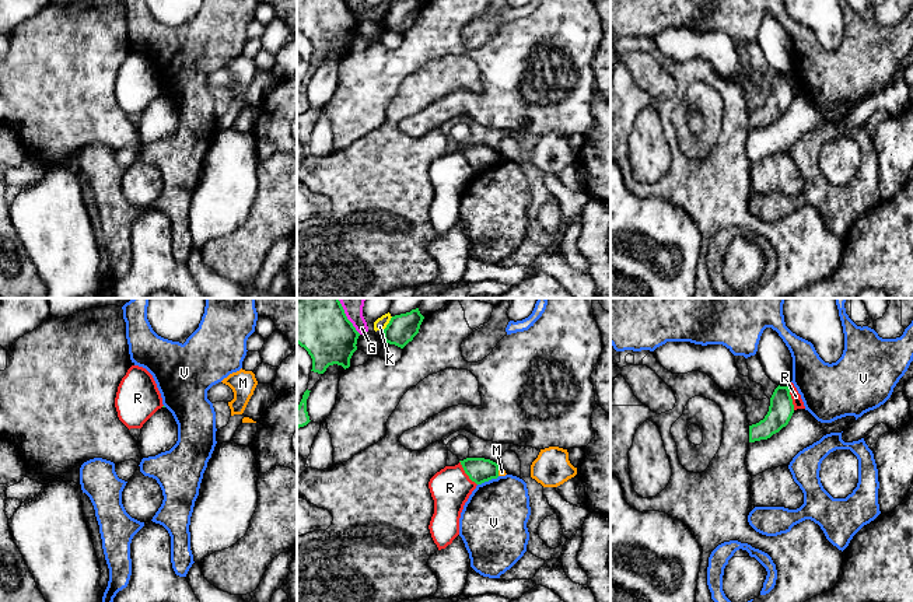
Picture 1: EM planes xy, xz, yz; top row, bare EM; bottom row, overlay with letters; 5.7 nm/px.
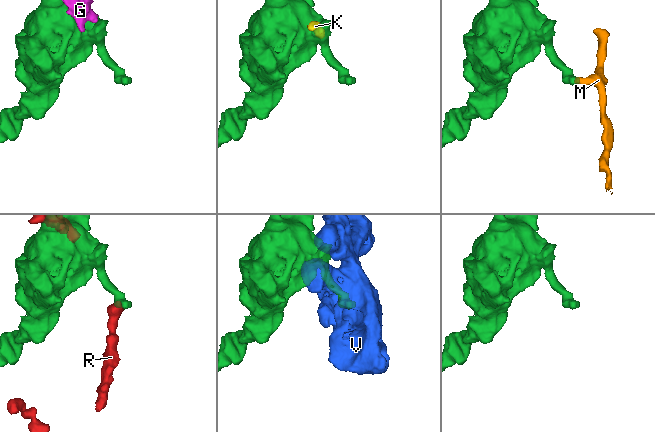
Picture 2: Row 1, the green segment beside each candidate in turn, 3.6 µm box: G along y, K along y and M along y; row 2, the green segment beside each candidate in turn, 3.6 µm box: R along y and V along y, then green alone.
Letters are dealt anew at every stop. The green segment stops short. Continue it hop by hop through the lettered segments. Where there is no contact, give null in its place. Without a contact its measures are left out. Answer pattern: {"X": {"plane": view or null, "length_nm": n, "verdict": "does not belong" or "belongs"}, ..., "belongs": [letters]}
{"G": {"plane": "xz", "length_nm": 240, "verdict": "does not belong"}, "K": {"plane": "xz", "length_nm": 100, "verdict": "does not belong"}, "M": {"plane": "xz", "length_nm": 50, "verdict": "does not belong"}, "R": {"plane": "xz", "length_nm": 170, "verdict": "does not belong"}, "V": {"plane": "xz", "length_nm": 140, "verdict": "does not belong"}, "belongs": []}

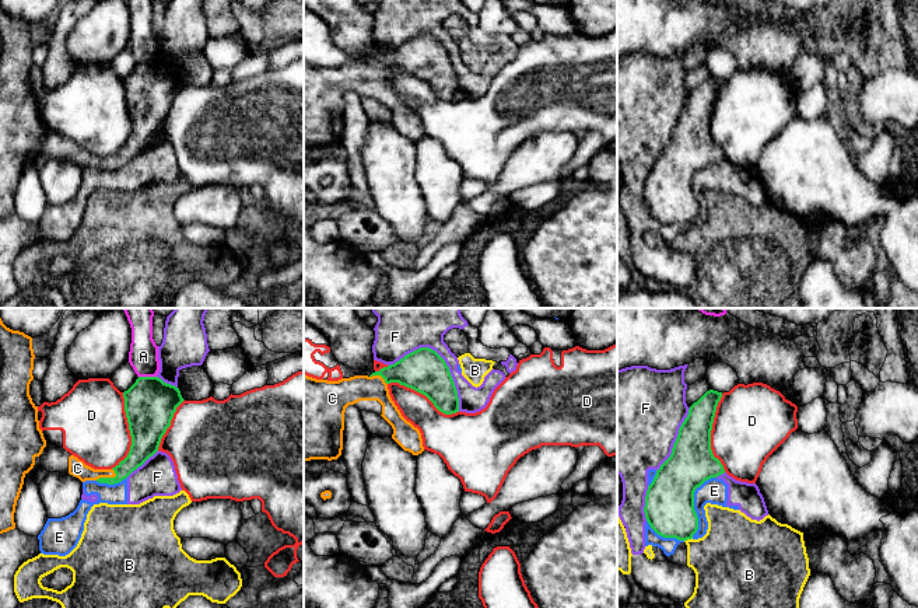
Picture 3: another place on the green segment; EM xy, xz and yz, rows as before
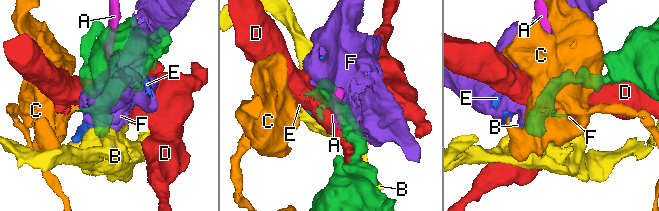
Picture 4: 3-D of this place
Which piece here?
{"A": {"plane": "xy", "length_nm": 100, "verdict": "does not belong"}, "B": {"plane": "yz", "length_nm": 50, "verdict": "does not belong"}, "C": {"plane": "xy", "length_nm": 130, "verdict": "belongs"}, "D": {"plane": "xy", "length_nm": 440, "verdict": "does not belong"}, "E": {"plane": "yz", "length_nm": 380, "verdict": "does not belong"}, "F": {"plane": "xz", "length_nm": 500, "verdict": "does not belong"}, "belongs": ["C"]}

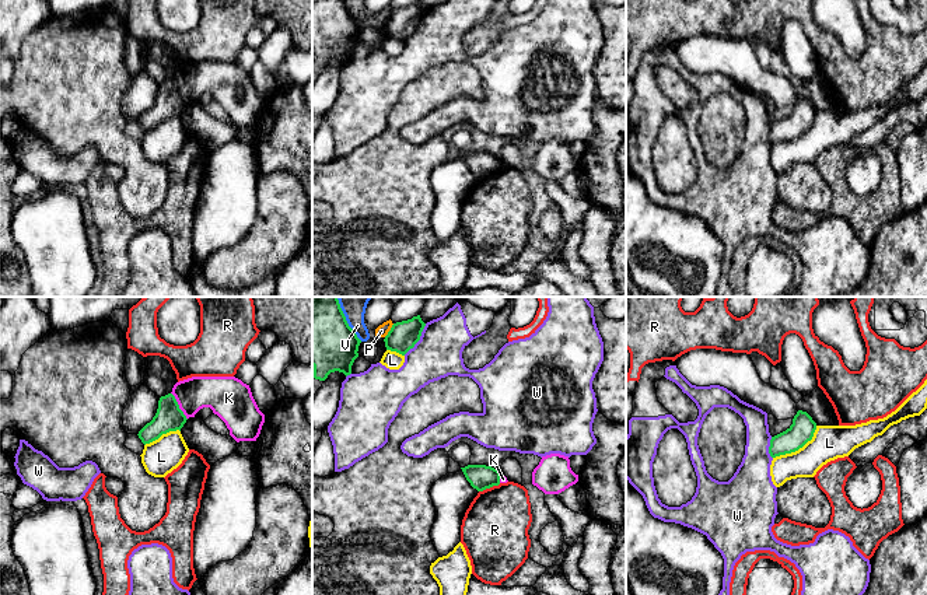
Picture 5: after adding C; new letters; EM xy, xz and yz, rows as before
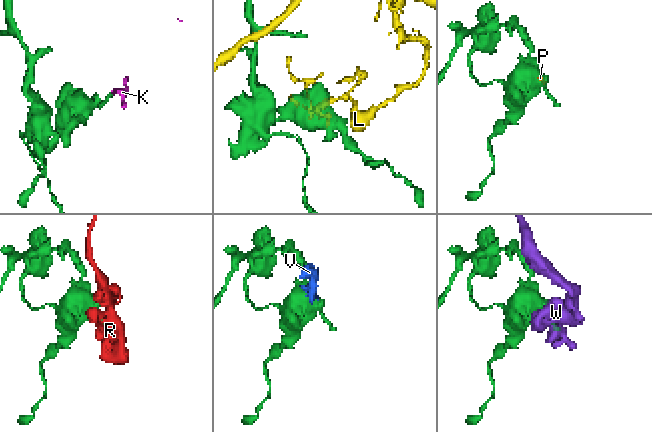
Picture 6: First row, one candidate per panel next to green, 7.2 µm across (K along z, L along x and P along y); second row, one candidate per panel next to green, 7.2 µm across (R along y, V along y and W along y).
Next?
{"K": {"plane": "xy", "length_nm": 180, "verdict": "does not belong"}, "L": {"plane": "yz", "length_nm": 320, "verdict": "does not belong"}, "P": {"plane": "xz", "length_nm": 100, "verdict": "does not belong"}, "R": {"plane": "xz", "length_nm": 140, "verdict": "does not belong"}, "V": {"plane": "xz", "length_nm": 300, "verdict": "does not belong"}, "W": {"plane": "xz", "length_nm": 220, "verdict": "does not belong"}, "belongs": []}

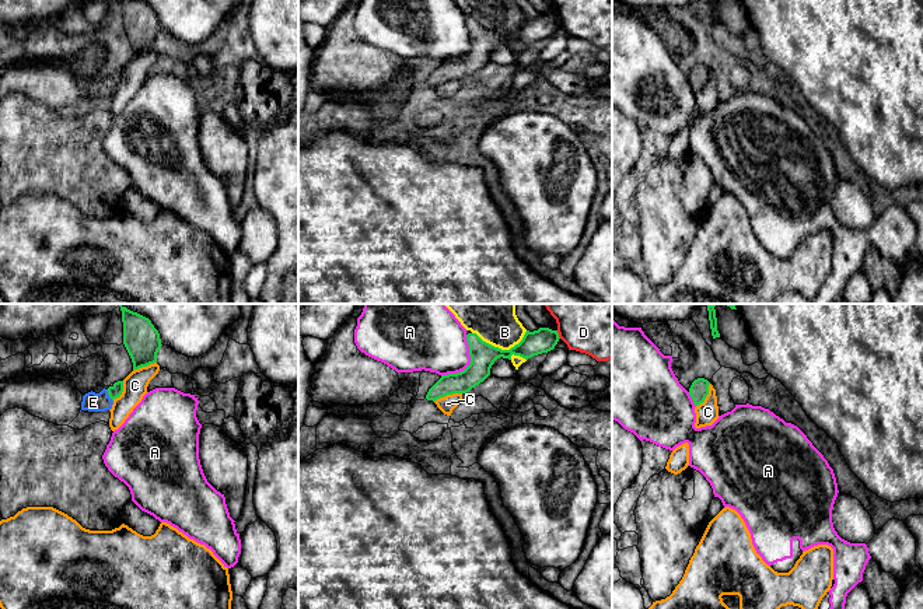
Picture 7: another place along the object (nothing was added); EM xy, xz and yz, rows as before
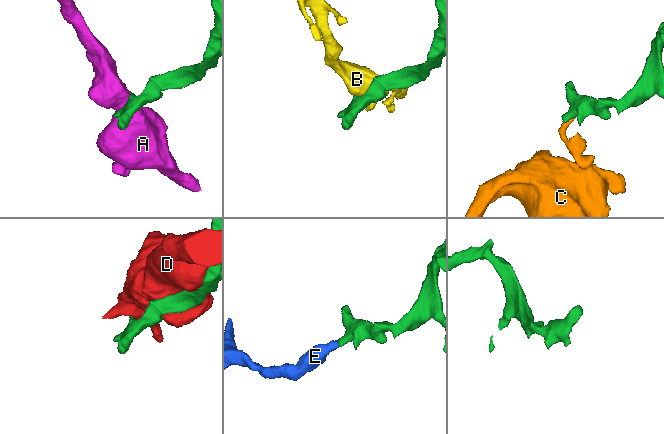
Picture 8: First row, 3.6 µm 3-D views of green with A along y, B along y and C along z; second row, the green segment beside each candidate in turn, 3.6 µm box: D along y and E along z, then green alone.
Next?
{"A": {"plane": "xz", "length_nm": 280, "verdict": "does not belong"}, "B": {"plane": "xz", "length_nm": 320, "verdict": "does not belong"}, "C": {"plane": "xz", "length_nm": 170, "verdict": "does not belong"}, "D": {"plane": "xz", "length_nm": 50, "verdict": "does not belong"}, "E": {"plane": "xy", "length_nm": 80, "verdict": "belongs"}, "belongs": ["E"]}

